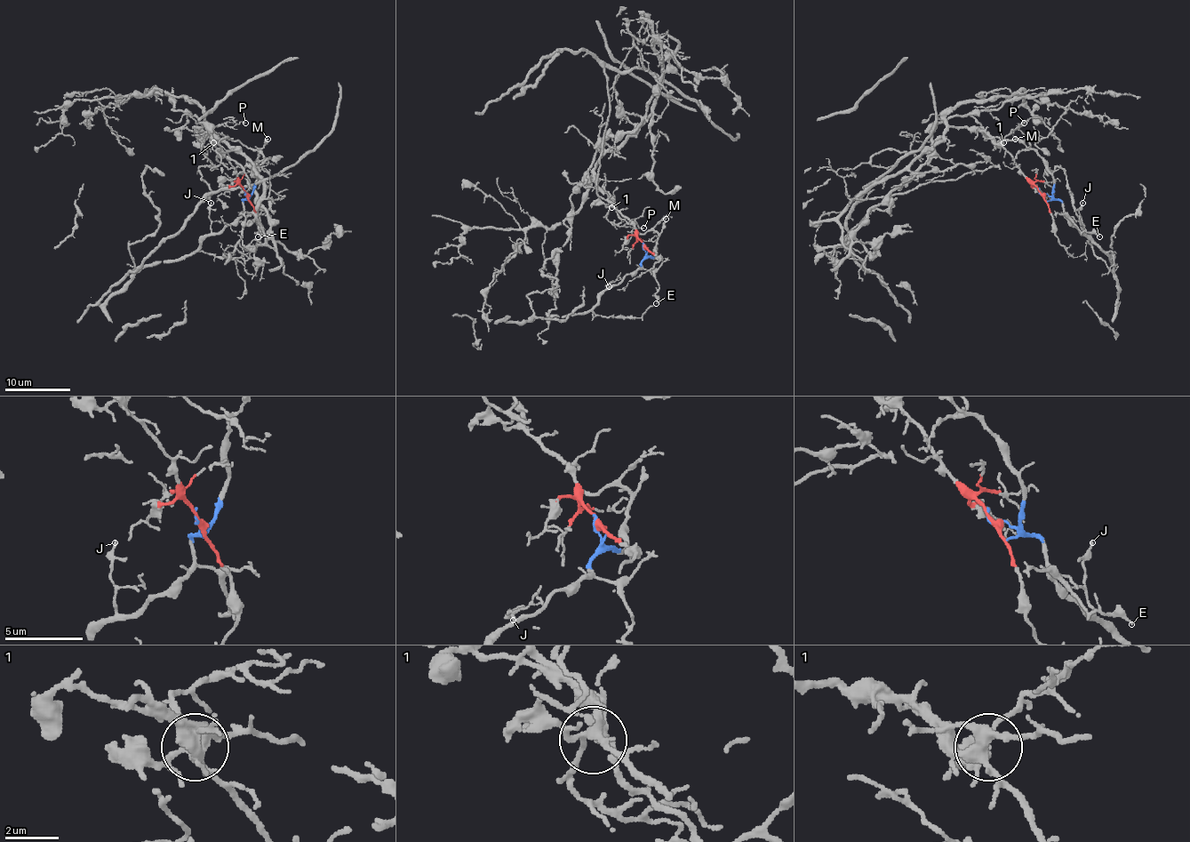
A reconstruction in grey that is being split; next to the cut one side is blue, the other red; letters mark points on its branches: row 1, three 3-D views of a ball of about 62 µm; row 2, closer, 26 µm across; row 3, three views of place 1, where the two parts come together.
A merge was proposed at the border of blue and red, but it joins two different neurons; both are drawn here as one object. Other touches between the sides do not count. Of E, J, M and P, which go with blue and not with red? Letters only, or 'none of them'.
E, J, M

